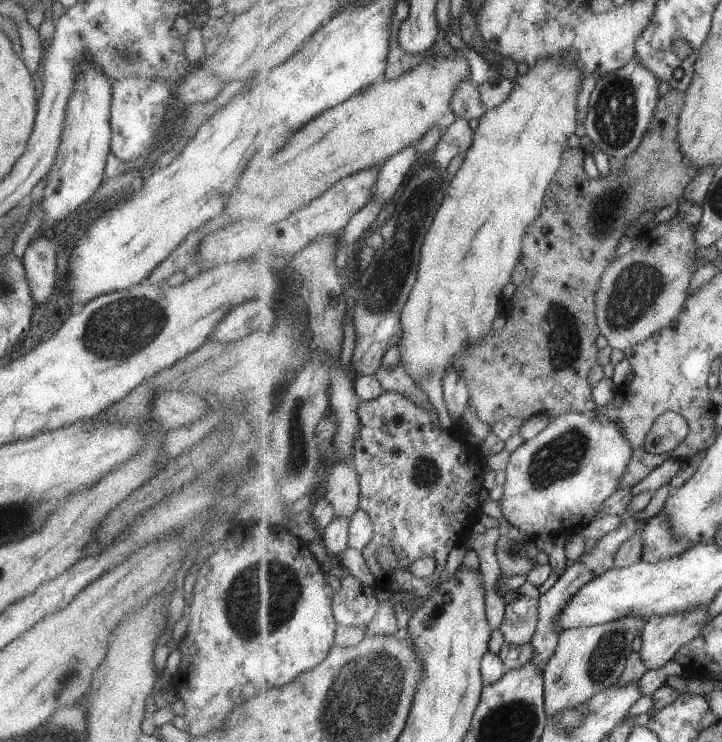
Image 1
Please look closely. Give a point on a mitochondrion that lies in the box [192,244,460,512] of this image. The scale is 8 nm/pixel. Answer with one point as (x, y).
(296, 463)

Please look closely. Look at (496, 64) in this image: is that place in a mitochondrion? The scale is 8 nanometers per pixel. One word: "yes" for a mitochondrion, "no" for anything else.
no

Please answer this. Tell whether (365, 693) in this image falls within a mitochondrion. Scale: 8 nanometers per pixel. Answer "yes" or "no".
yes

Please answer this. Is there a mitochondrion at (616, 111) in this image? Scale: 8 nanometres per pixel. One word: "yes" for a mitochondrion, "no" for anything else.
yes

